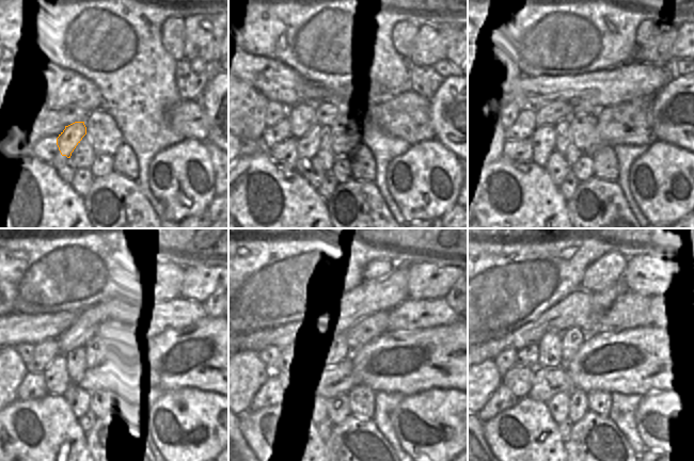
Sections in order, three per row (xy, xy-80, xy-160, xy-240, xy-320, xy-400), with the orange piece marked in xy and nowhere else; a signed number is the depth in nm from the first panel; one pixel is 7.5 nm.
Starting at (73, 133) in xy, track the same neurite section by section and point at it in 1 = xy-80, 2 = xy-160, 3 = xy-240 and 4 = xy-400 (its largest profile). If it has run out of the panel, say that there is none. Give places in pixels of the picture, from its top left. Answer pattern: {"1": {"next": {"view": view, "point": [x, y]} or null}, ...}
{"1": {"next": {"view": "xy-80", "point": [308, 144]}}, "2": {"next": {"view": "xy-160", "point": [543, 140]}}, "3": {"next": {"view": "xy-240", "point": [57, 379]}}, "4": {"next": {"view": "xy-400", "point": [519, 380]}}}

